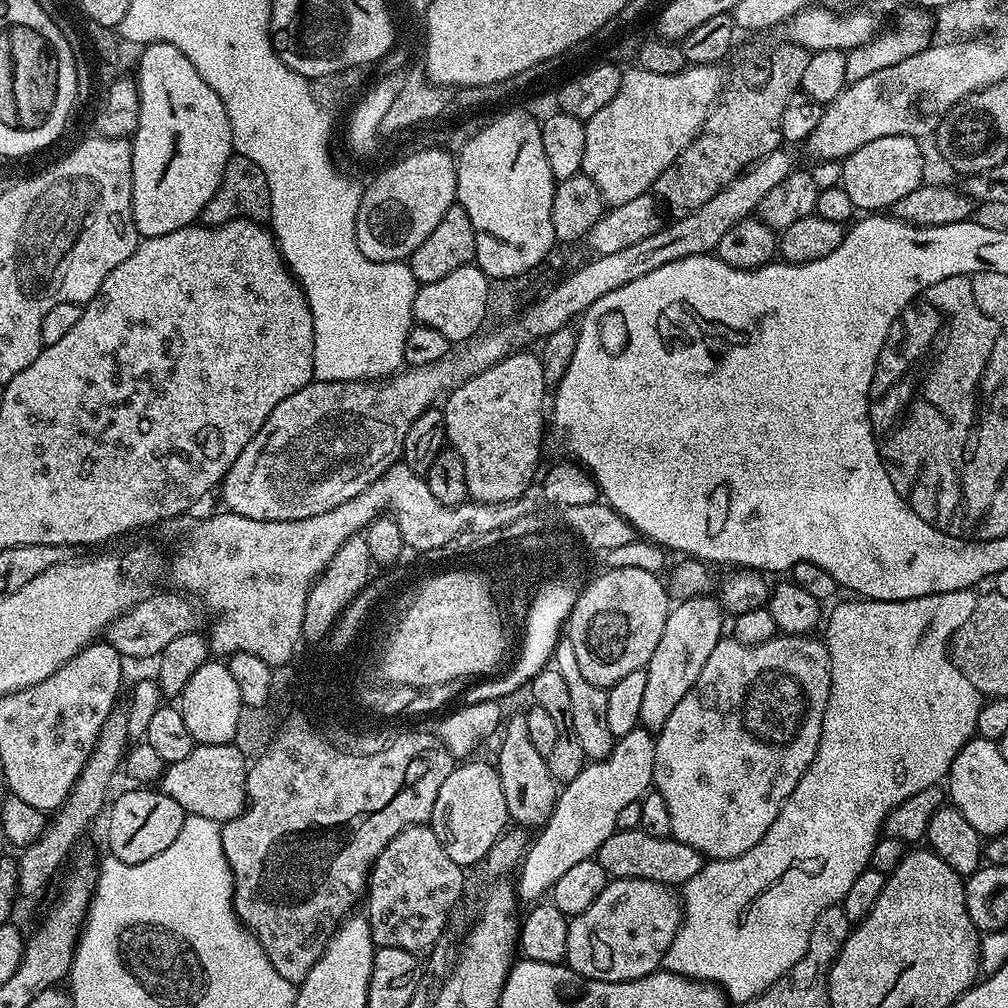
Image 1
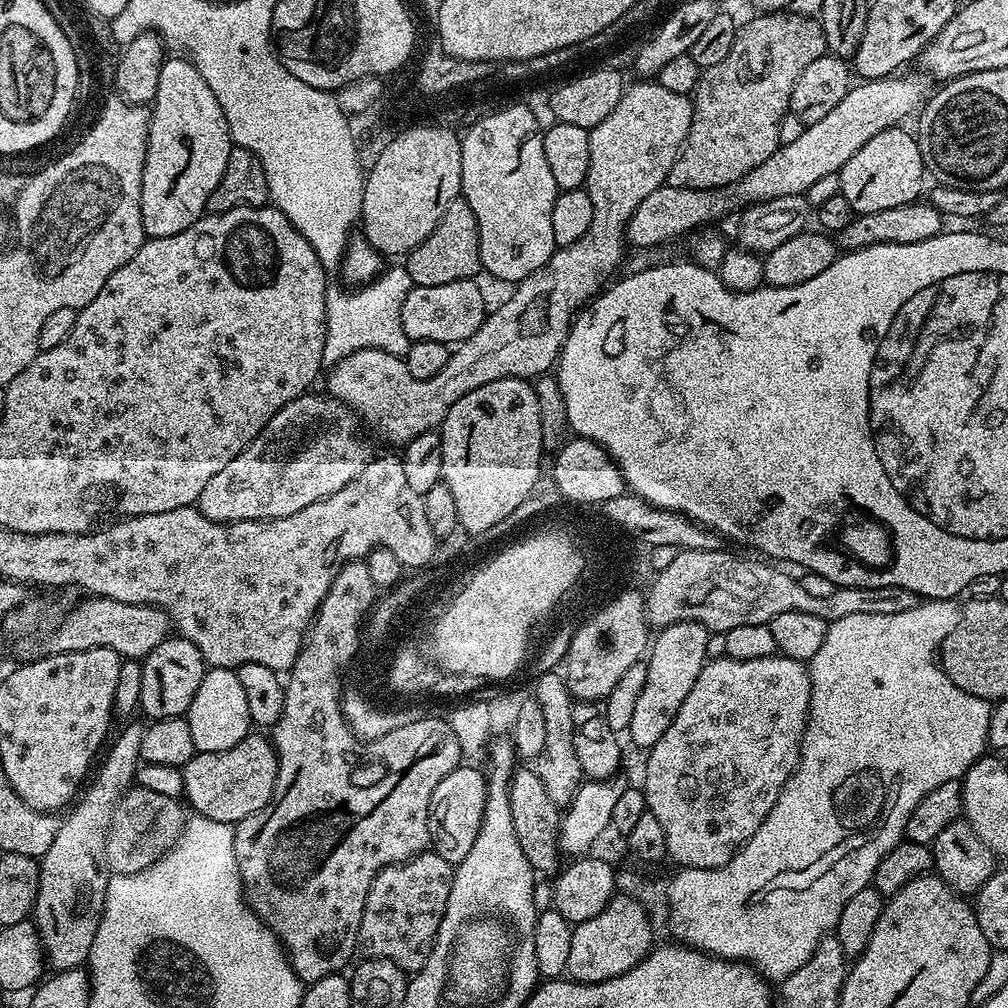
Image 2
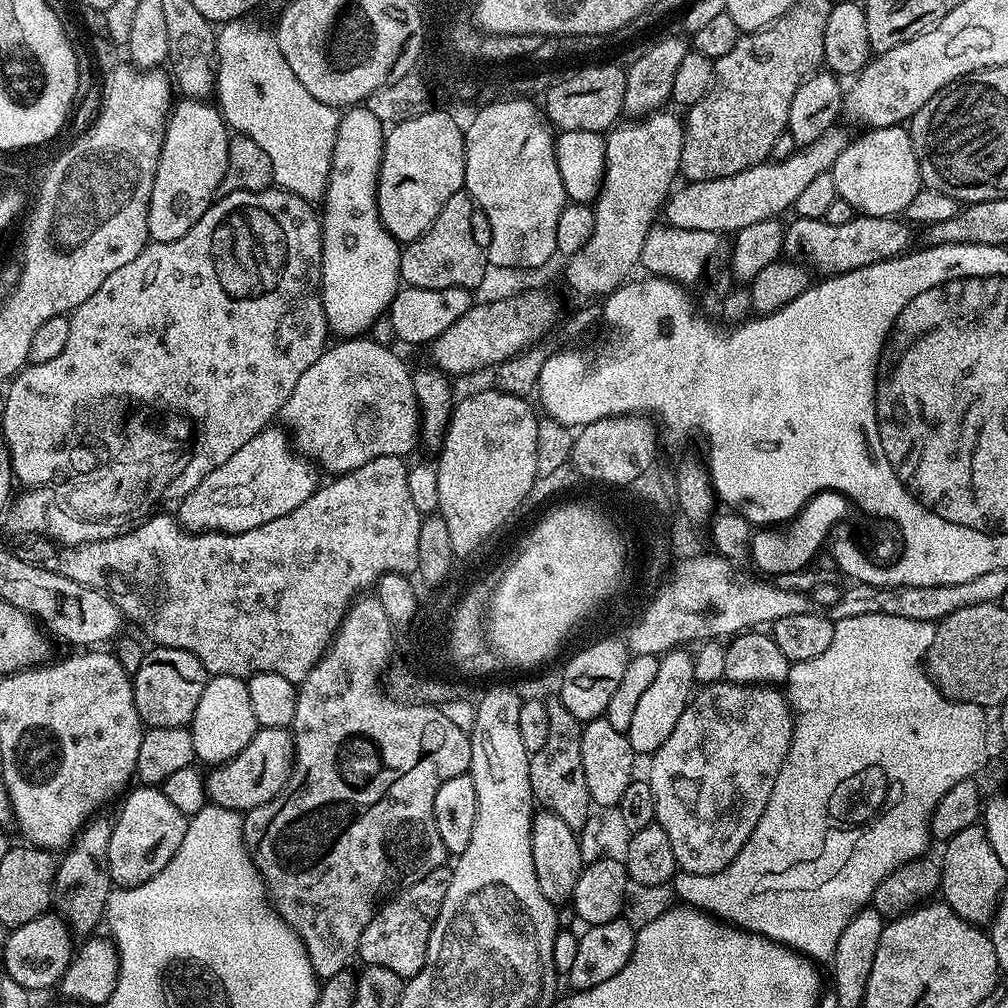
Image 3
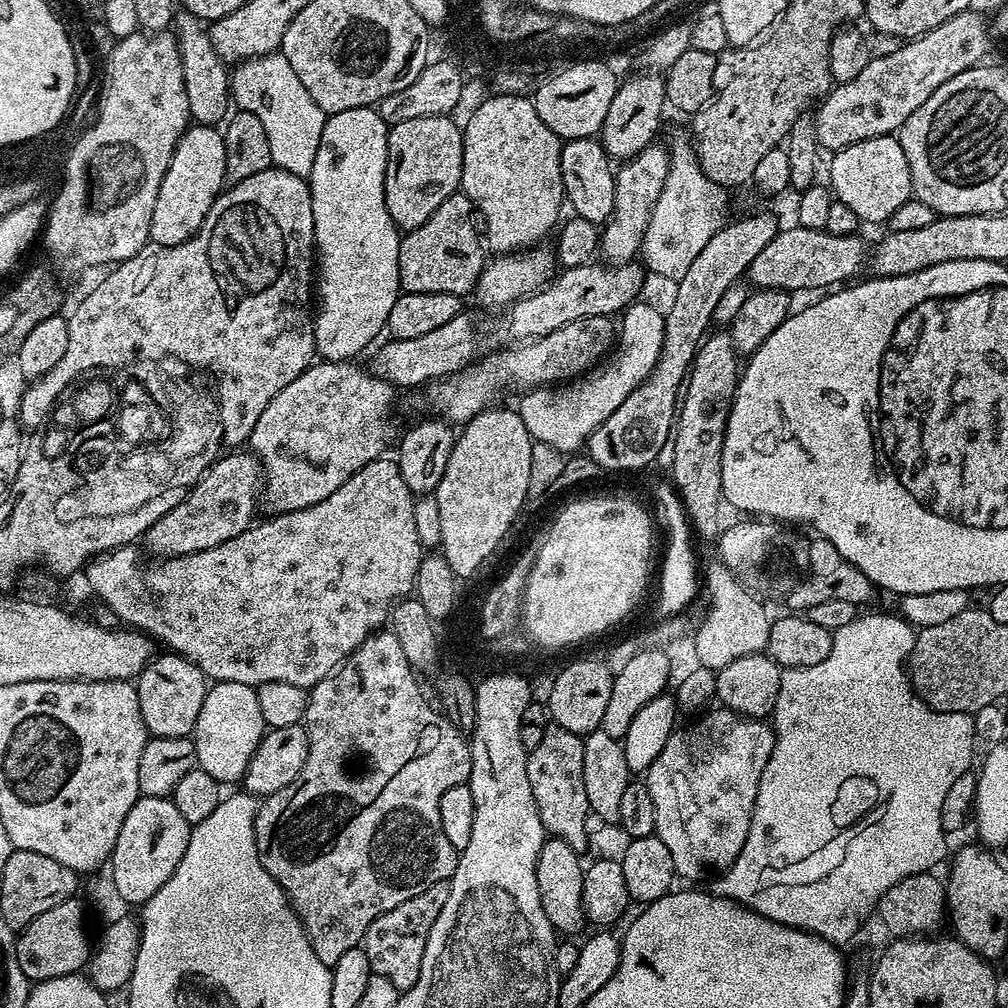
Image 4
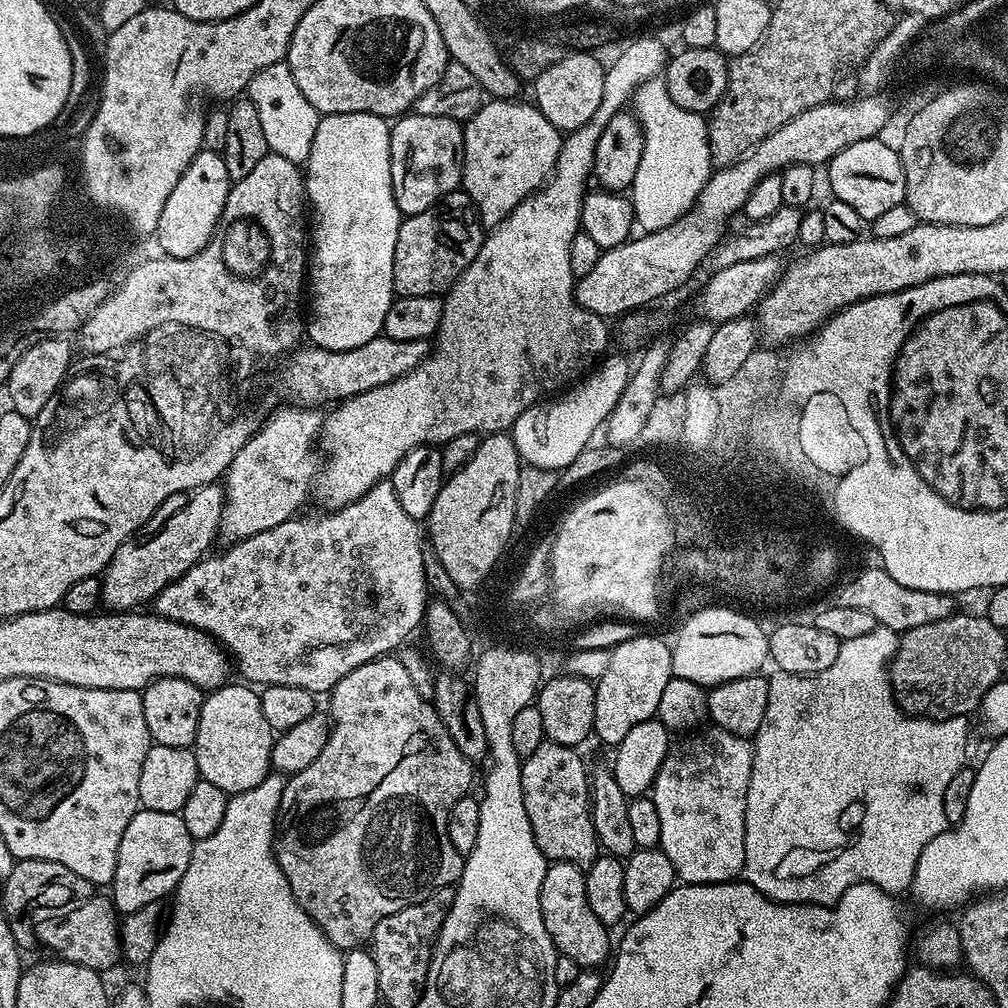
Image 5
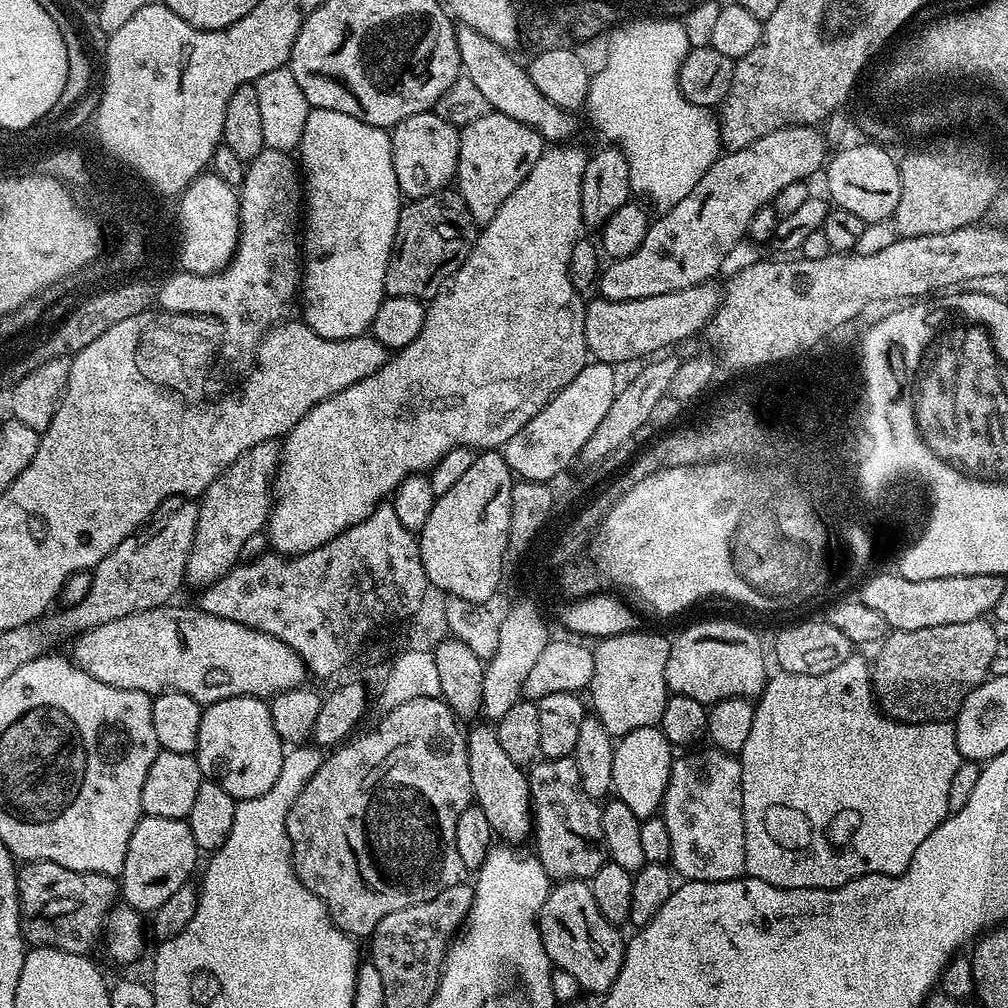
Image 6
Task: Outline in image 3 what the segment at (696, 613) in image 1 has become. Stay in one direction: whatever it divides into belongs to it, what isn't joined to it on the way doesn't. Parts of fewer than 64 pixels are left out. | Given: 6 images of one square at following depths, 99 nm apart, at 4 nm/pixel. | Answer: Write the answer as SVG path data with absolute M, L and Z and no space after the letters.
M683 647L674 648L659 657L658 675L655 676L654 682L650 682L646 694L642 694L641 700L638 701L638 707L634 709L626 733L632 751L637 757L651 757L652 753L662 746L662 742L670 738L674 726L678 726L678 718L682 718L694 692L693 657L693 653L691 651L688 653Z

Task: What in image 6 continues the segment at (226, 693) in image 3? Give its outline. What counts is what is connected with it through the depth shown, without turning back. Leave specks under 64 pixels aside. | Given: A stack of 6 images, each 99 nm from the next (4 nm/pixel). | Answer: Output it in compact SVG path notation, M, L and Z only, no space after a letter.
M235 696L207 705L202 711L202 722L198 726L198 746L194 753L200 773L222 786L222 790L226 790L226 794L230 794L237 802L266 794L266 790L270 790L270 786L274 786L278 779L278 770L282 770L286 745L278 738L278 730L274 730L268 706L269 701L258 696Z

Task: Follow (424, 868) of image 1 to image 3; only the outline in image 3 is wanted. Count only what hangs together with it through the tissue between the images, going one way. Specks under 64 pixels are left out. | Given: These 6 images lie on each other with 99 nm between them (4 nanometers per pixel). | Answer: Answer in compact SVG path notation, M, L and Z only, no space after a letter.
M445 866L426 874L426 878L414 882L408 888L401 888L391 899L381 904L370 918L366 930L362 930L359 959L364 959L365 965L373 964L394 970L394 974L402 978L419 974L428 957L430 934L442 910L442 902L446 902L446 890L450 890L451 881L452 868Z

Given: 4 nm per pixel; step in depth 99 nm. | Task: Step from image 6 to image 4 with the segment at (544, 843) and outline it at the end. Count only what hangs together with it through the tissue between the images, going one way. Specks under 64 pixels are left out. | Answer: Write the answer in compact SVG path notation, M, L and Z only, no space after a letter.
M549 723L546 734L542 734L542 742L538 742L538 746L528 753L530 790L534 790L534 802L545 833L577 850L587 849L590 831L590 809L586 786L582 782L583 749L584 737Z

